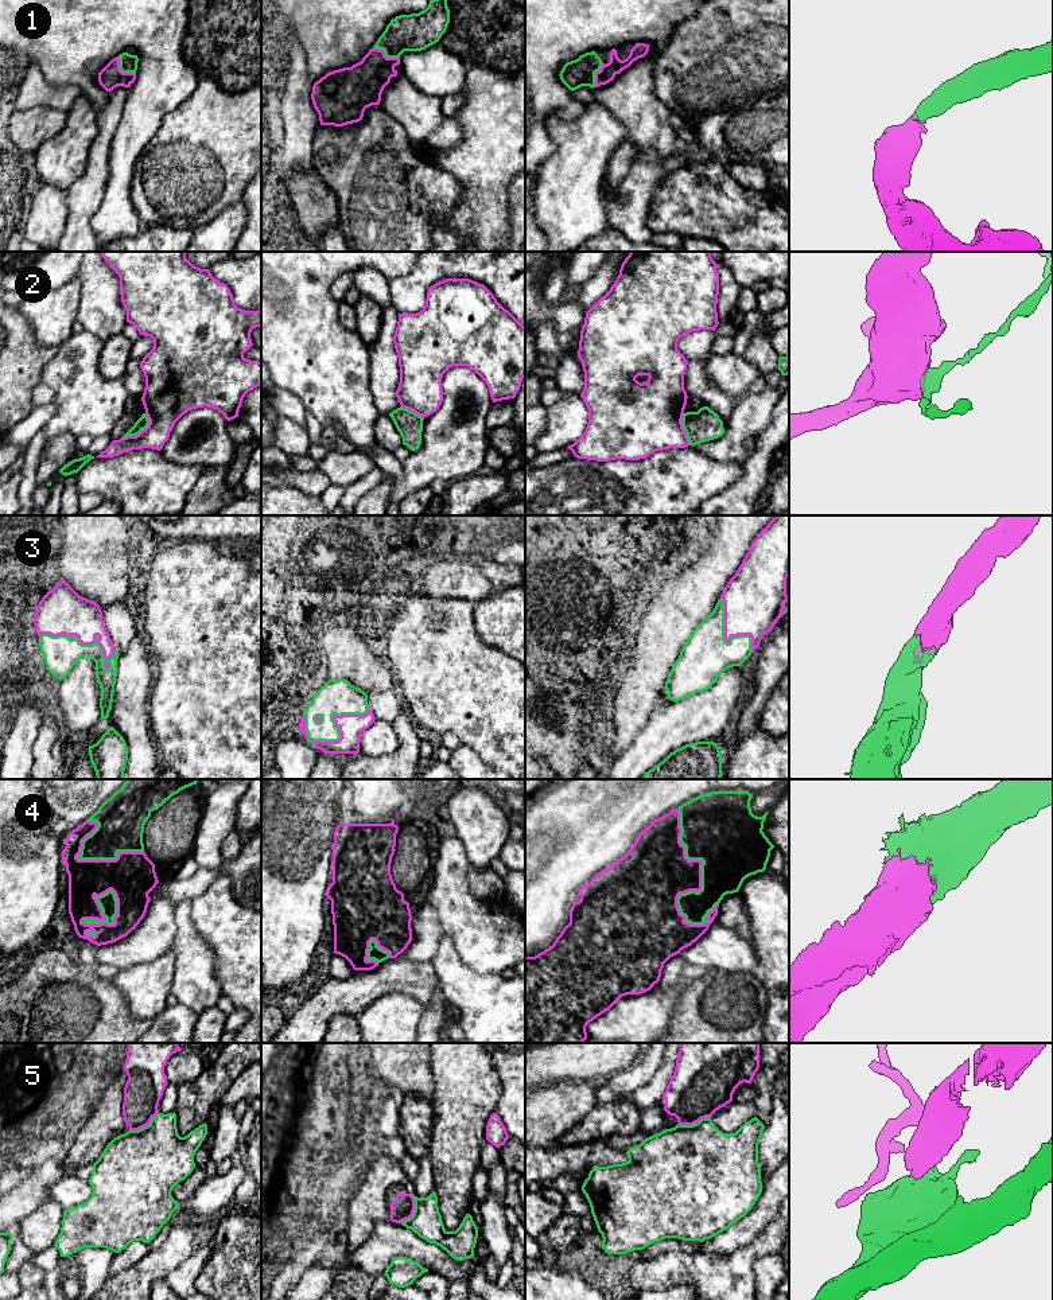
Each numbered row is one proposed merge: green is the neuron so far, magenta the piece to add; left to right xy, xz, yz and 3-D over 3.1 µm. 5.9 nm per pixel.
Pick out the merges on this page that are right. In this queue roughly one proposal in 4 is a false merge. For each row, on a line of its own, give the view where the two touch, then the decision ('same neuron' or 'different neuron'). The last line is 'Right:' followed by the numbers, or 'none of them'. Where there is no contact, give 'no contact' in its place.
1: xz | same neuron
2: xy | different neuron
3: xy | same neuron
4: yz | same neuron
5: xz | different neuron
Right: 1, 3, 4

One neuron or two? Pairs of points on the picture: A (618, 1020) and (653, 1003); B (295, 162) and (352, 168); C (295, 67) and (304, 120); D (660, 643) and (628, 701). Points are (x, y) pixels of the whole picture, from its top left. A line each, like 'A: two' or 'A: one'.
A: one
B: two
C: one
D: one

